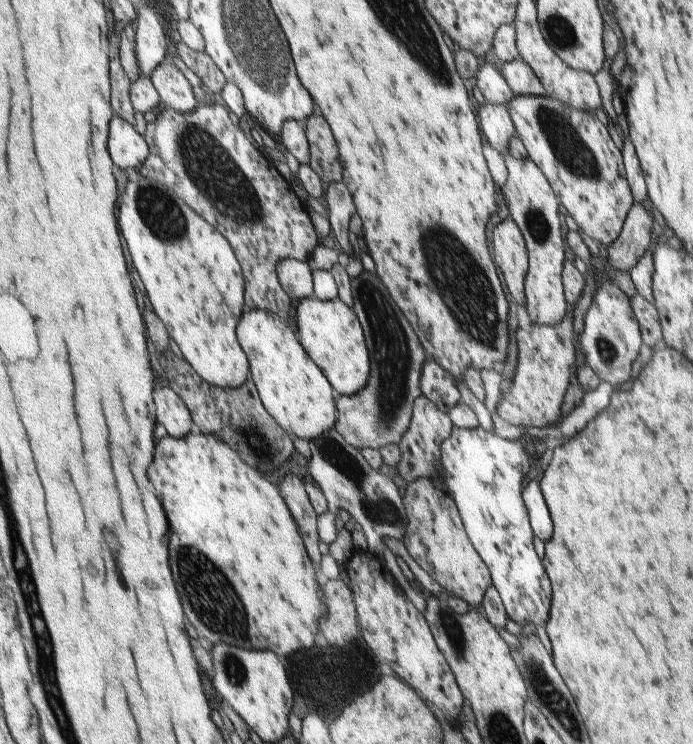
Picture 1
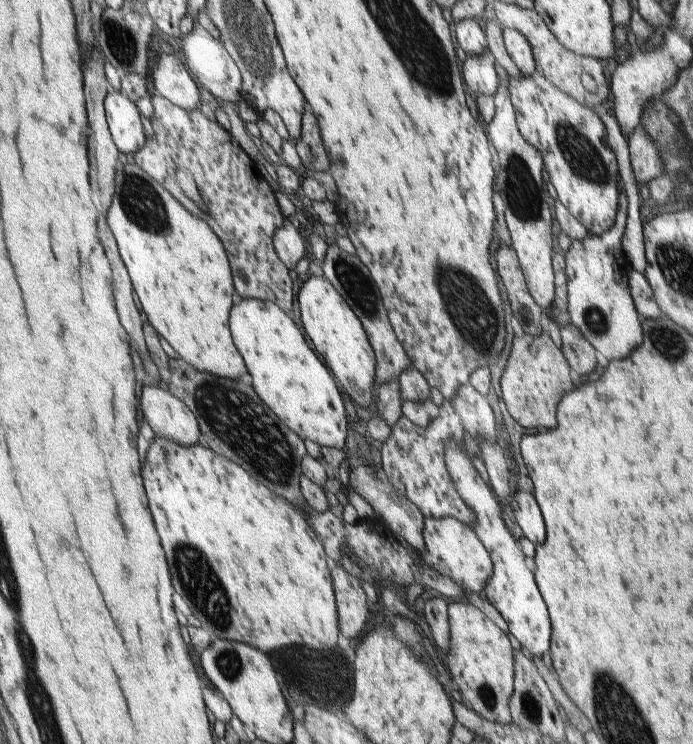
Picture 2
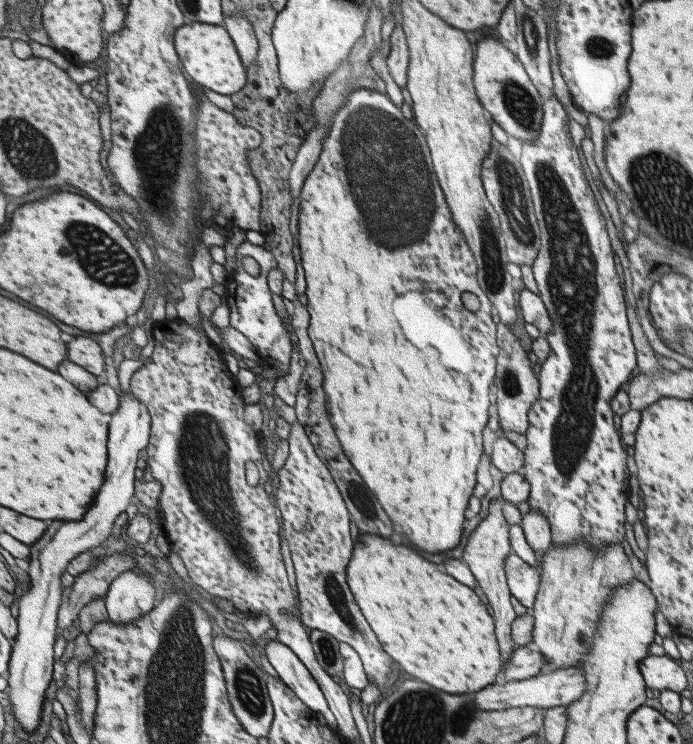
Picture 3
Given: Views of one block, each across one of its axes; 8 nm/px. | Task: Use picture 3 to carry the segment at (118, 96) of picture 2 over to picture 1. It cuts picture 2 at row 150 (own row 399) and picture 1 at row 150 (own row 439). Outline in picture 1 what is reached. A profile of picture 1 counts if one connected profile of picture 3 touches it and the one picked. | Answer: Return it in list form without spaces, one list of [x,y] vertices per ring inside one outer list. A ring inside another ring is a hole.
[[[115,116],[111,120],[111,156],[115,156],[115,164],[123,170],[131,168],[136,171],[151,154],[150,144],[146,141],[146,135],[137,132],[134,124],[124,118]]]

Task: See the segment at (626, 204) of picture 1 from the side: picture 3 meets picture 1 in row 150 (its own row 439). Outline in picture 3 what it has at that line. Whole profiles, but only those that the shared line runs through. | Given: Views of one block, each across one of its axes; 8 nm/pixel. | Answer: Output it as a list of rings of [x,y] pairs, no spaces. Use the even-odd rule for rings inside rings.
[[[550,96],[547,100],[543,101],[543,120],[541,122],[541,132],[538,133],[537,144],[539,144],[539,154],[547,156],[547,154],[555,154],[557,164],[563,164],[561,168],[567,172],[565,176],[569,176],[567,180],[573,182],[529,182],[529,192],[531,192],[532,207],[534,208],[534,215],[536,216],[536,223],[540,230],[540,247],[538,253],[531,263],[531,270],[534,281],[538,288],[538,295],[546,308],[549,320],[552,322],[551,330],[547,334],[543,334],[548,342],[550,352],[548,358],[544,362],[539,363],[539,397],[538,401],[533,403],[531,407],[531,430],[527,430],[525,434],[526,447],[522,452],[524,458],[524,465],[521,468],[521,475],[529,485],[529,495],[527,495],[527,504],[530,510],[536,510],[544,515],[545,520],[548,522],[550,528],[550,539],[552,544],[560,546],[562,544],[573,544],[578,540],[589,542],[590,546],[594,548],[604,548],[612,542],[620,544],[621,540],[625,540],[625,502],[627,502],[627,474],[625,474],[625,450],[621,448],[619,442],[619,434],[613,426],[613,411],[609,406],[609,401],[619,390],[621,384],[625,384],[631,376],[631,370],[635,368],[635,350],[631,344],[631,334],[629,334],[629,326],[627,326],[627,318],[625,318],[625,302],[623,302],[623,290],[619,286],[617,274],[615,274],[615,262],[613,262],[613,252],[609,246],[609,238],[605,232],[605,220],[601,218],[601,212],[597,208],[597,202],[589,190],[589,184],[585,182],[585,176],[581,172],[581,164],[579,164],[579,156],[577,150],[571,144],[569,138],[569,130],[567,130],[567,114],[561,108],[561,104],[555,100],[554,96]]]

